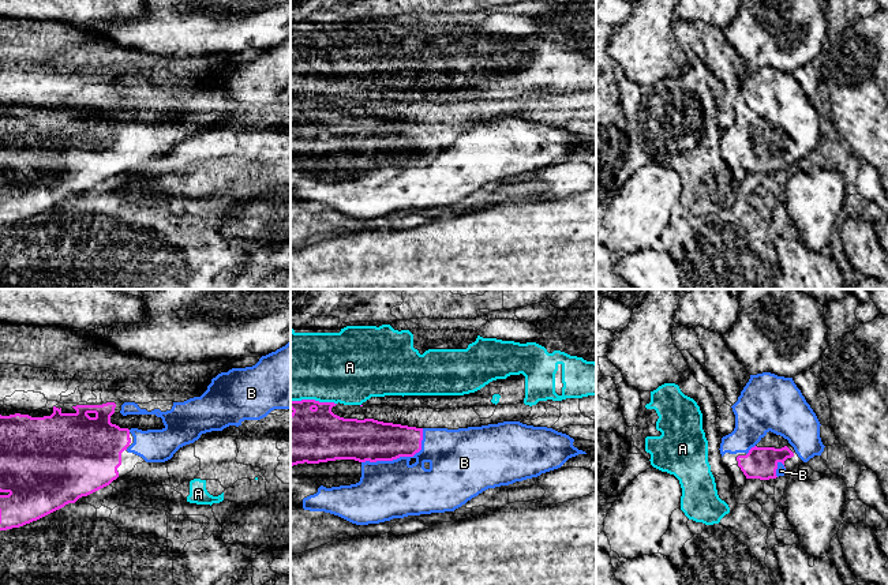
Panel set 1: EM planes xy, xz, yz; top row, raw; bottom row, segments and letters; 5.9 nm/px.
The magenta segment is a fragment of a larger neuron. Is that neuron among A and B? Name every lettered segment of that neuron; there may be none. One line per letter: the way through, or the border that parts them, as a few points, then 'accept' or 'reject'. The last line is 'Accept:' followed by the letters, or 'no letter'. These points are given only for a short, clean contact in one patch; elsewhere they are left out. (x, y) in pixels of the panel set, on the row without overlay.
A: reject
B: accept
Accept: B

